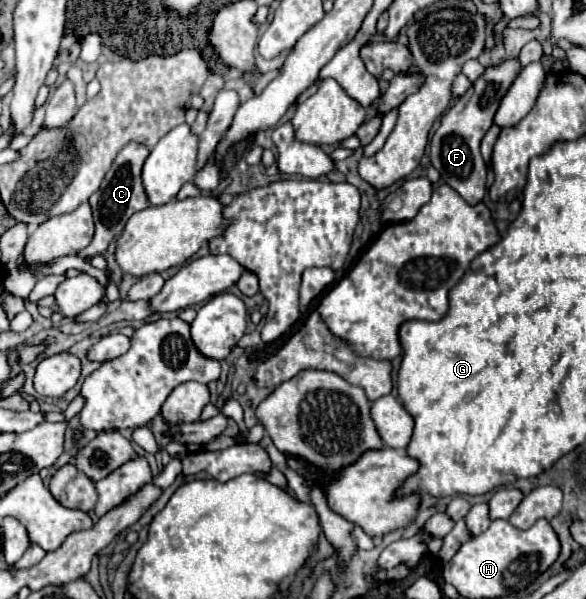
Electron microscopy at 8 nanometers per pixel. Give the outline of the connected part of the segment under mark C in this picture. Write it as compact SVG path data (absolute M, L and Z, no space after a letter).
M130 142L128 146L124 146L116 160L112 162L112 168L108 170L106 178L102 180L100 188L90 196L90 206L92 206L92 212L94 212L94 220L96 220L96 234L94 234L94 240L90 242L90 246L86 246L82 252L78 252L78 256L96 256L96 254L104 254L108 244L112 240L118 238L118 234L122 234L128 218L144 208L150 206L148 198L146 198L146 190L142 186L142 164L146 162L150 150L142 144L136 144L136 142Z

